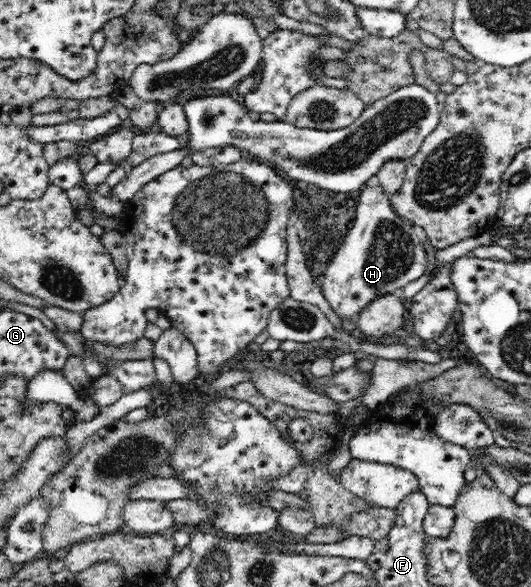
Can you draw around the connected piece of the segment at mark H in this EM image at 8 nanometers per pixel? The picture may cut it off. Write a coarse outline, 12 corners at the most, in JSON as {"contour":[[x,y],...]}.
{"contour":[[364,185],[324,273],[341,319],[427,269],[412,222]]}

